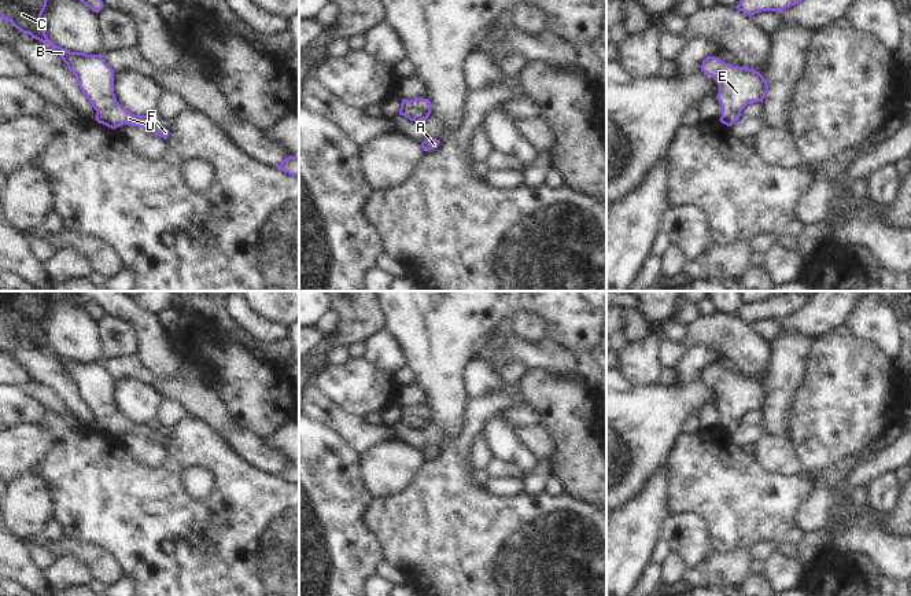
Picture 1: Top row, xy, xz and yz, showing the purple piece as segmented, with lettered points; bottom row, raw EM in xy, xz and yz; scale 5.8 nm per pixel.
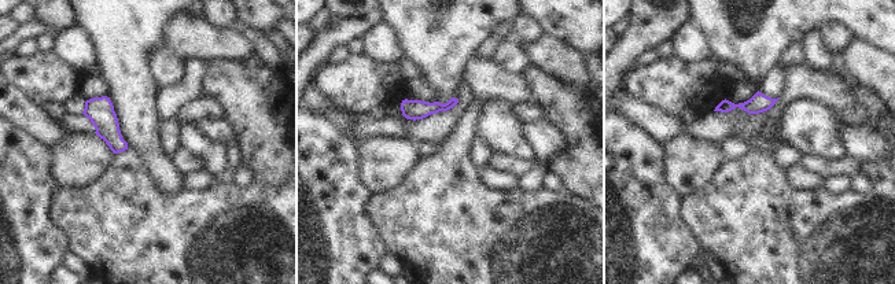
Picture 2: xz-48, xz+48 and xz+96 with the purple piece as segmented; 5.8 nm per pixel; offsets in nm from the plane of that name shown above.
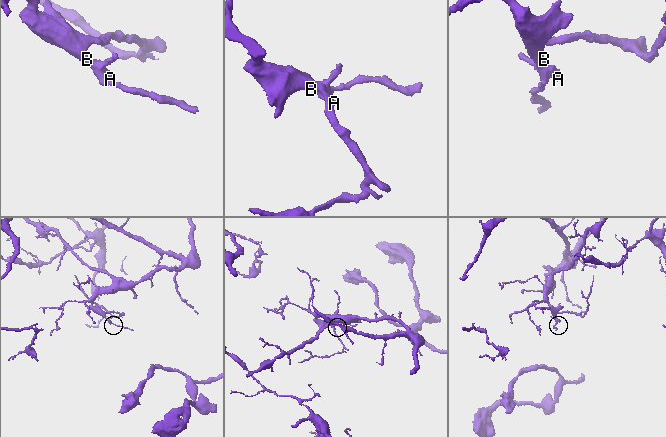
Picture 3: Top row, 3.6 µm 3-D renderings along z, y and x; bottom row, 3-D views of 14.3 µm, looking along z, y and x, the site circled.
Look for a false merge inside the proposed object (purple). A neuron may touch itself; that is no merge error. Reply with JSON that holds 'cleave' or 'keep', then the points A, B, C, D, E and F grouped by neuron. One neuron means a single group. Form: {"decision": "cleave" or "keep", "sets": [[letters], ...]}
{"decision": "keep", "sets": [["A", "B", "C", "D", "E", "F"]]}

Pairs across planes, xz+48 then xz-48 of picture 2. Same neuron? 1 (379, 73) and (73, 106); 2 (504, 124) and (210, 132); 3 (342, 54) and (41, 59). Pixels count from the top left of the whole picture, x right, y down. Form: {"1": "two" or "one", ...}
{"1": "two", "2": "two", "3": "two"}

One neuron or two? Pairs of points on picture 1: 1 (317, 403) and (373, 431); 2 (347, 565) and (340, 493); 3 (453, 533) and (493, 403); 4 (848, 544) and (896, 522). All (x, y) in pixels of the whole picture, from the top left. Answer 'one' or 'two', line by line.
1: one
2: one
3: one
4: two

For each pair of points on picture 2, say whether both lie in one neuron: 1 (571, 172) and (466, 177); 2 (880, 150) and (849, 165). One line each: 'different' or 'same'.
1: different
2: different

